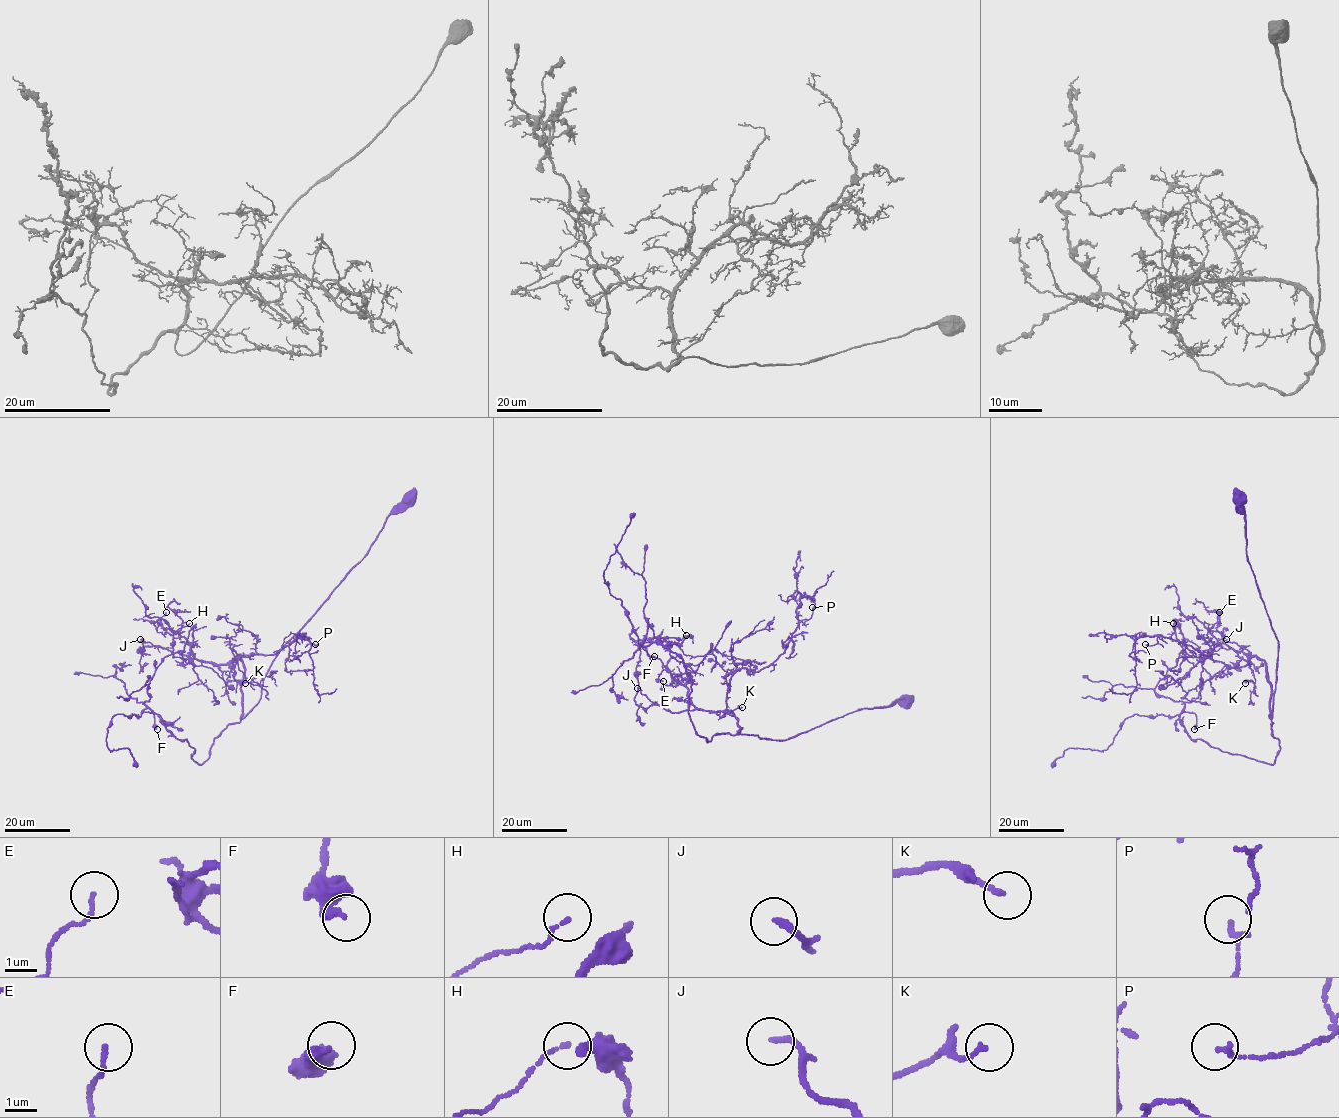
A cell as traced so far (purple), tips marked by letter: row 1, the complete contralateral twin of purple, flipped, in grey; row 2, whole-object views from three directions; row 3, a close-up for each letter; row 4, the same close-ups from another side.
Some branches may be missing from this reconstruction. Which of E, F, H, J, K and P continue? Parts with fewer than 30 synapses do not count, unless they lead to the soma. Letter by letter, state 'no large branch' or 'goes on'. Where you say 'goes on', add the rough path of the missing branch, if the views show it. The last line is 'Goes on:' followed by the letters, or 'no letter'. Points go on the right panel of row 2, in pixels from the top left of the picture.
E: no large branch
F: no large branch
H: no large branch
J: goes on; course (1226, 639), (1203, 624), (1185, 622)
K: no large branch
P: no large branch
Goes on: J

